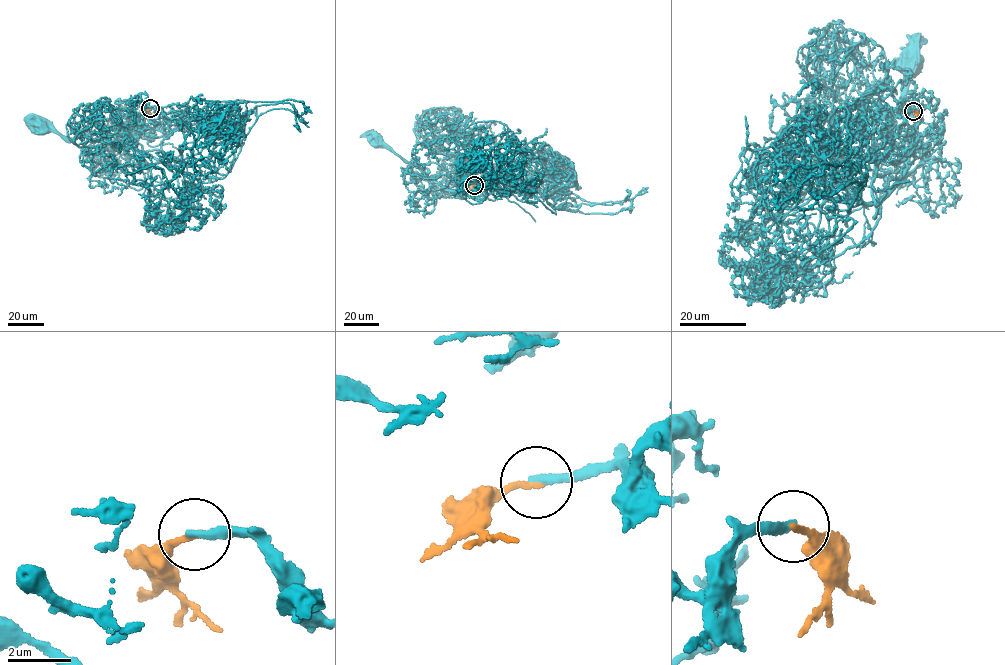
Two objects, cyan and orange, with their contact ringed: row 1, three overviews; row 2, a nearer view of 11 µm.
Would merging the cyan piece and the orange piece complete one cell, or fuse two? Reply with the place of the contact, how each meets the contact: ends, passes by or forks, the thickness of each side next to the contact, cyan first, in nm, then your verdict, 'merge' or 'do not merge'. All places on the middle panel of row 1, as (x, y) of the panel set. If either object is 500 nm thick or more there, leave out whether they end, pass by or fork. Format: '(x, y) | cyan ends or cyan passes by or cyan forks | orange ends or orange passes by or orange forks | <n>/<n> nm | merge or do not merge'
(474, 185) | cyan ends | orange ends | 240/200 nm | do not merge

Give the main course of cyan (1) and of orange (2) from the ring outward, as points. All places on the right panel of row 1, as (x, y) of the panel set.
1: (912, 110), (895, 133), (901, 154), (876, 163), (873, 179), (909, 158), (917, 123), (903, 102), (906, 61)
2: (912, 110), (916, 116), (913, 122)

